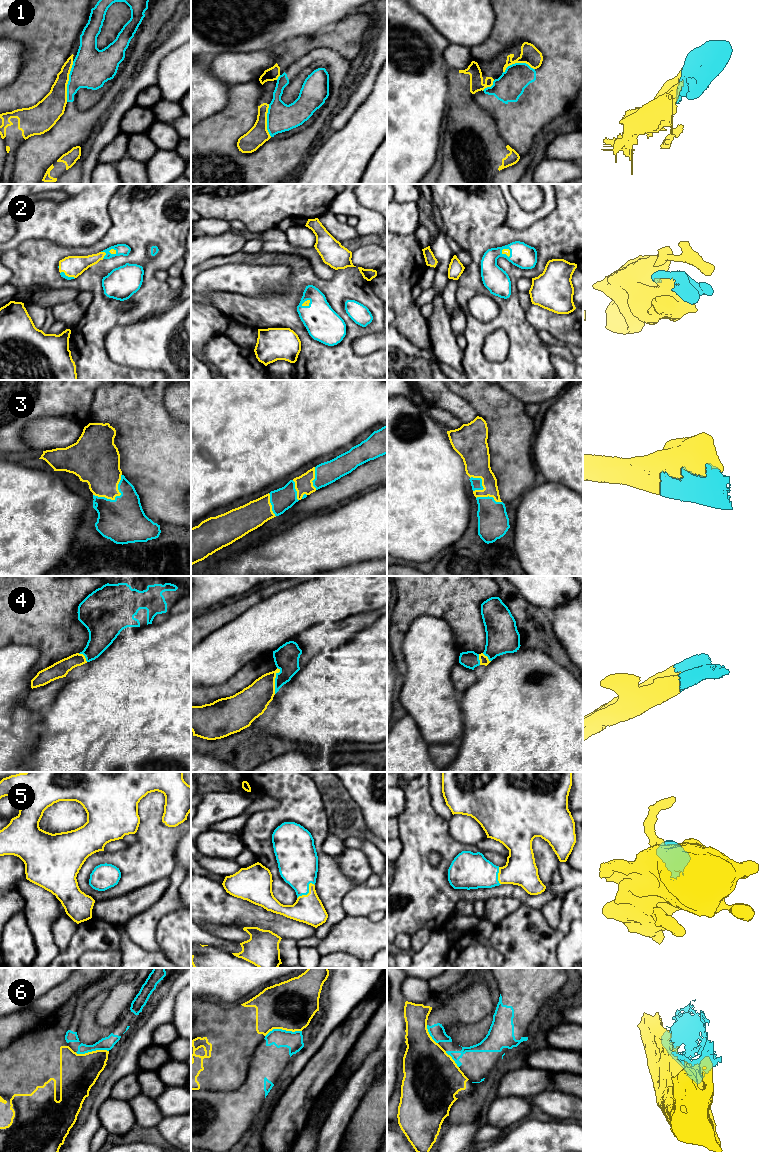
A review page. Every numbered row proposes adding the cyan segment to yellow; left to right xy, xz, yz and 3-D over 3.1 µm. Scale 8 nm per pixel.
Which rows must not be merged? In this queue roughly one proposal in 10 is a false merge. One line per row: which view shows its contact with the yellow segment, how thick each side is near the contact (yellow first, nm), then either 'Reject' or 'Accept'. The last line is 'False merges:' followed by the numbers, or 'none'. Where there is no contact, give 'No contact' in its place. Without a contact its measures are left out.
1: Touches yellow in xy. Thickness 200 nm (yellow) against 320 nm. Reject
2: Touches yellow in xy. Thickness 160 nm (yellow) against 100 nm. Accept
3: Touches yellow in xy. Thickness 300 nm (yellow) against 360 nm. Accept
4: Touches yellow in xz. Thickness 240 nm (yellow) against 200 nm. Accept
5: Touches yellow in xz. Thickness 220 nm (yellow) against 320 nm. Accept
6: Touches yellow in xz. Thickness 400 nm (yellow) against 140 nm. Reject
False merges: 1, 6

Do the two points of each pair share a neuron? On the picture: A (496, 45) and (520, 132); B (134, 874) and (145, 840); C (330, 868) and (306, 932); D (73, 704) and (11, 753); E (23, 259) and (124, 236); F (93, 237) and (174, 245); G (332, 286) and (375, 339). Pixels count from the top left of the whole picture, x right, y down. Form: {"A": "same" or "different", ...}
{"A": "same", "B": "same", "C": "different", "D": "different", "E": "same", "F": "different", "G": "different"}

